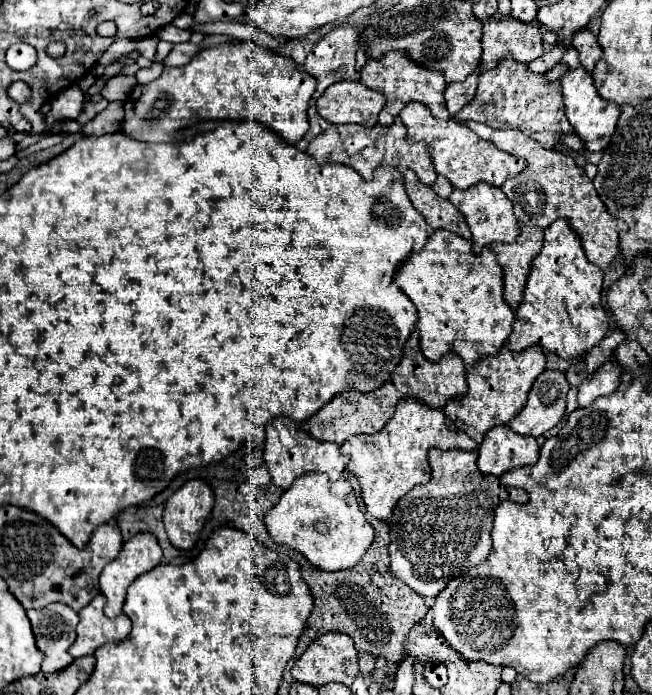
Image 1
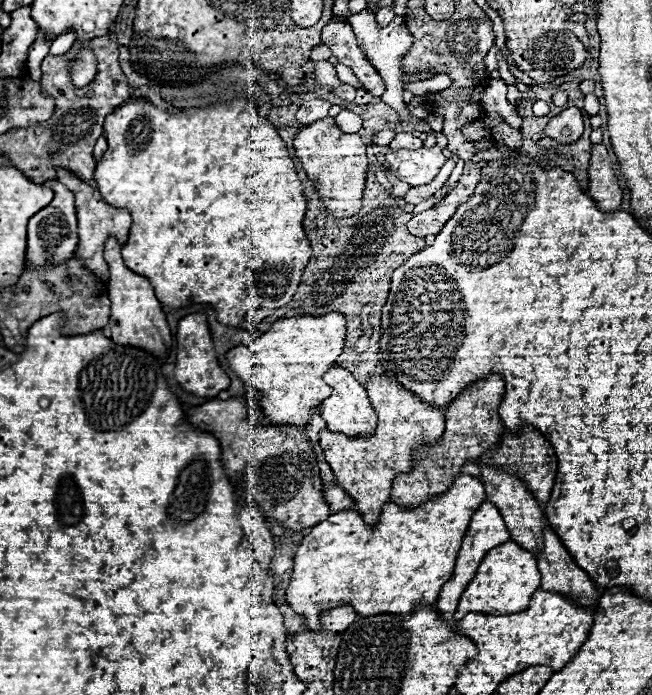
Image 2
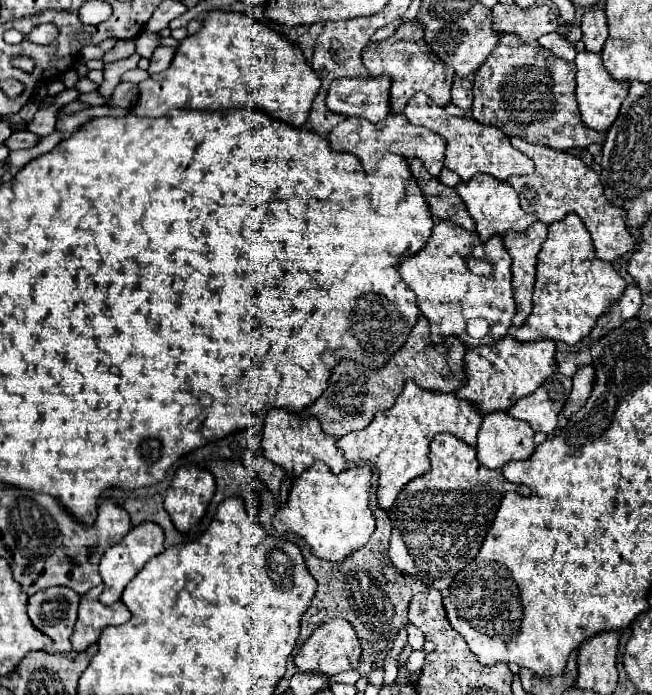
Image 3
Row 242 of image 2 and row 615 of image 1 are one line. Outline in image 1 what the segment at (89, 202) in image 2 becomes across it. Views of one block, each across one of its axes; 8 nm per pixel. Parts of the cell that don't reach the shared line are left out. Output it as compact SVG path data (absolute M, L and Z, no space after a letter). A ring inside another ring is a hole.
M100 594L86 608L82 608L78 612L80 614L80 622L76 628L78 638L70 646L70 654L74 658L92 656L104 644L120 642L130 634L128 618L124 614L120 614L114 620L106 618L104 604L106 604L106 598Z

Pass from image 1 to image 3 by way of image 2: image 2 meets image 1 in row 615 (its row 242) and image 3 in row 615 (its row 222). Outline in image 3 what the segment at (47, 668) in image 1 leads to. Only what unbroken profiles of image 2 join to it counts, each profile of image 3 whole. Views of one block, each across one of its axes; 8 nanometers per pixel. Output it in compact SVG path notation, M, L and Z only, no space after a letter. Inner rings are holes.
M64 586L46 588L28 598L28 616L32 624L52 640L50 652L70 652L78 600L80 596Z

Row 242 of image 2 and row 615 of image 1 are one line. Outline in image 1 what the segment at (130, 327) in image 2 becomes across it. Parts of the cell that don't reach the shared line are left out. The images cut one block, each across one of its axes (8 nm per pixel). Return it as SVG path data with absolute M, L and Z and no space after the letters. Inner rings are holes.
M136 534L124 542L116 560L100 574L100 590L106 596L104 614L116 618L122 612L128 586L140 576L156 568L162 560L162 550L152 534Z

